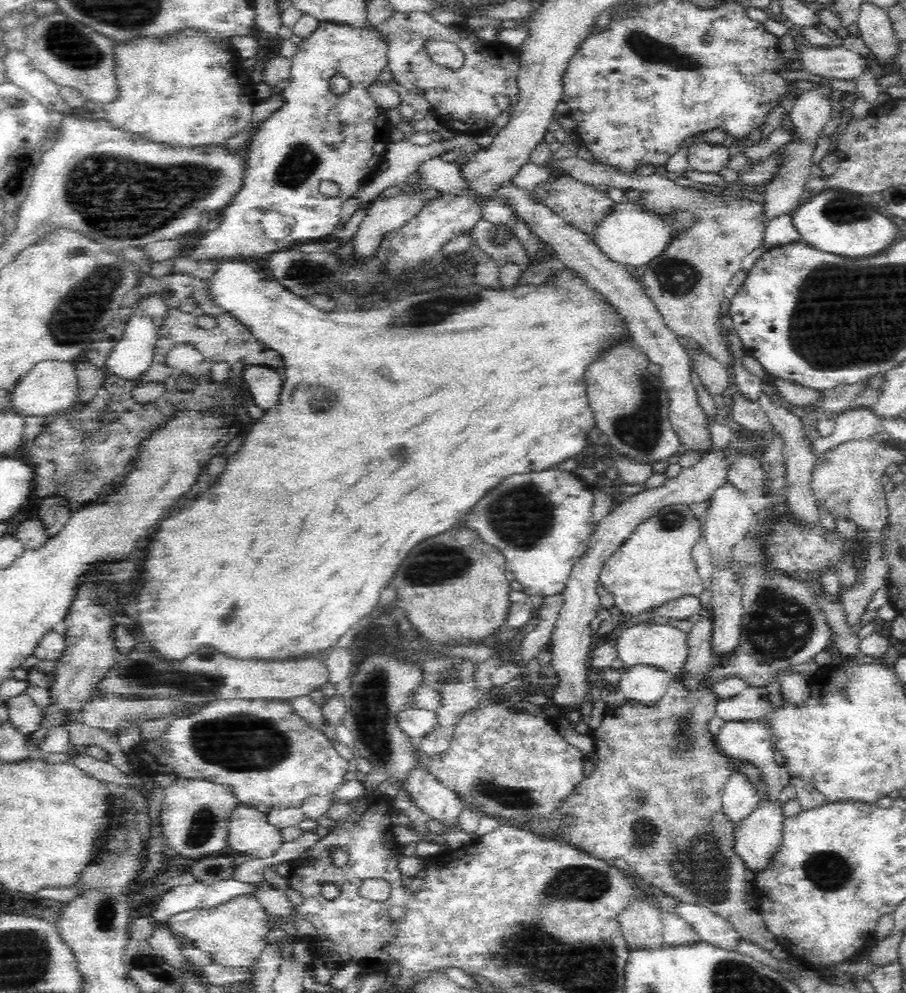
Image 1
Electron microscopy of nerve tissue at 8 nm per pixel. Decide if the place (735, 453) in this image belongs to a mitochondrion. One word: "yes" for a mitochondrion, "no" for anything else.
no

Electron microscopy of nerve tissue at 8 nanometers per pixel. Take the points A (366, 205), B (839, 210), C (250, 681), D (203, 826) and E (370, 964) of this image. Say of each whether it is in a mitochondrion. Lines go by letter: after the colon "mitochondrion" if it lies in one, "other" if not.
A: other
B: mitochondrion
C: other
D: mitochondrion
E: other

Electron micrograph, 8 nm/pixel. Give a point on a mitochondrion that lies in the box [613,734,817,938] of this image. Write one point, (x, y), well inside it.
(704, 869)

